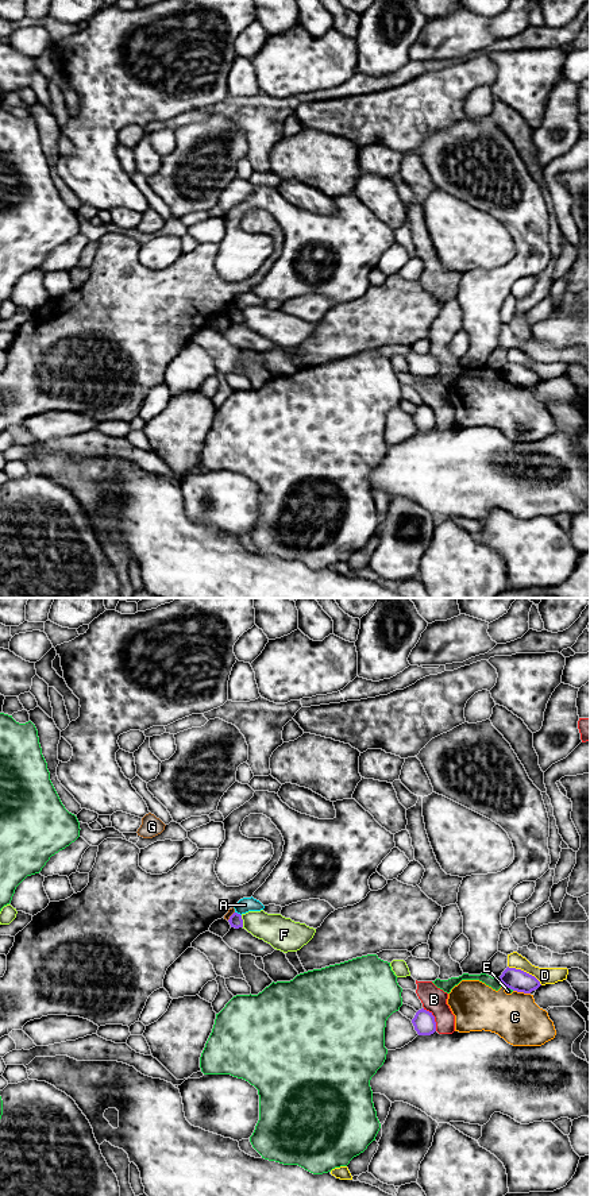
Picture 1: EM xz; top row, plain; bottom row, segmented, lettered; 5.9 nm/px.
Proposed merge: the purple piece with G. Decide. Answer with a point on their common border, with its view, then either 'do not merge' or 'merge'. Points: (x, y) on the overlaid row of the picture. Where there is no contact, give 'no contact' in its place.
xz (231, 915) | do not merge

